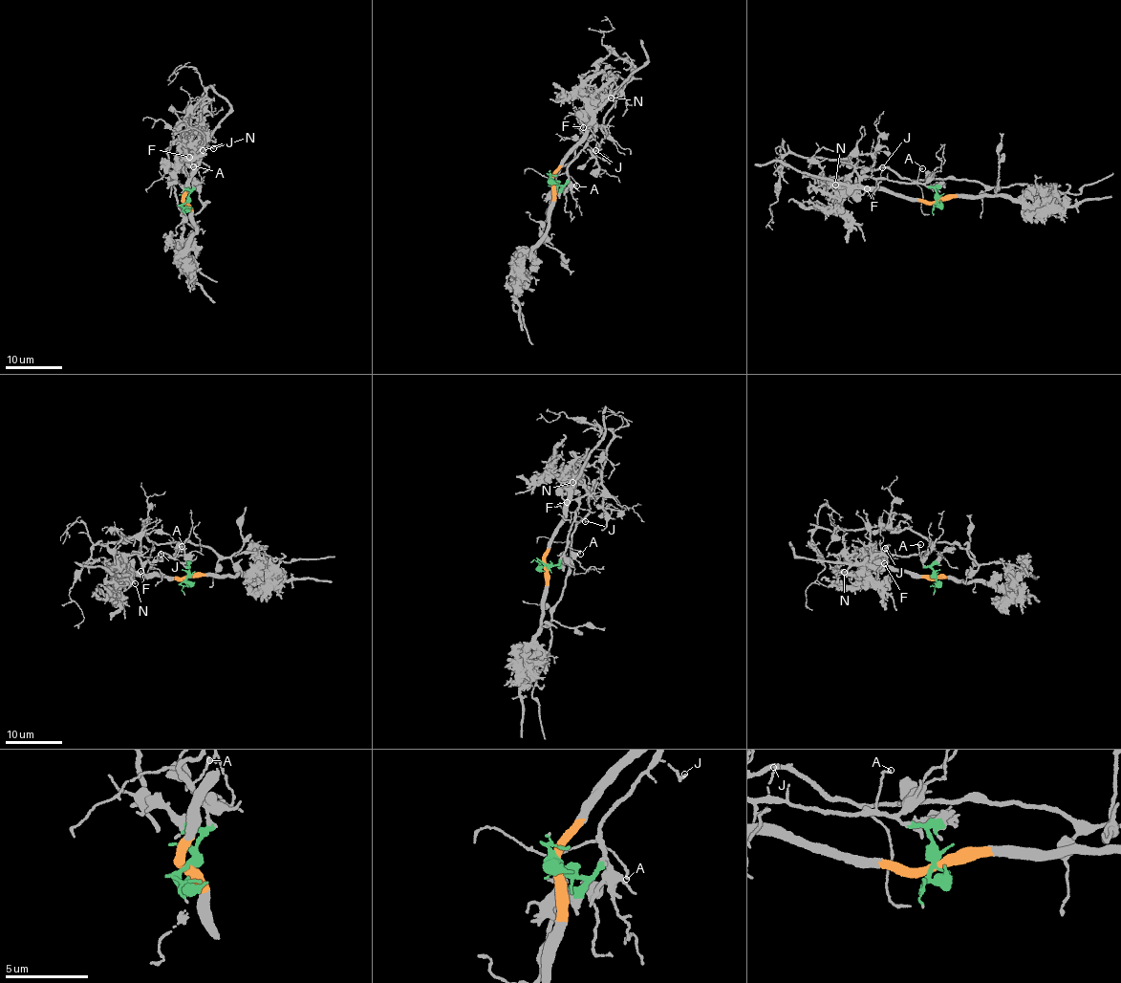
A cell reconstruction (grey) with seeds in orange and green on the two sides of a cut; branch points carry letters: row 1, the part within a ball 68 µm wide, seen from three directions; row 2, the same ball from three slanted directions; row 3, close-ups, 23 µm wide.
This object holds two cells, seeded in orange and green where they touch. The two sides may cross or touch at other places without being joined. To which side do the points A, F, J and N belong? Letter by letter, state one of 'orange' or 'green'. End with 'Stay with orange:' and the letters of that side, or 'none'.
A: green
F: orange
J: green
N: orange
Stay with orange: F, N

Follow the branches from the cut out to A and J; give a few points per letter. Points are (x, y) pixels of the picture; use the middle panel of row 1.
A: (553, 182), (564, 185), (569, 176), (575, 181), (576, 186)
J: (553, 182), (562, 185), (567, 182), (567, 166), (584, 146), (595, 149)

